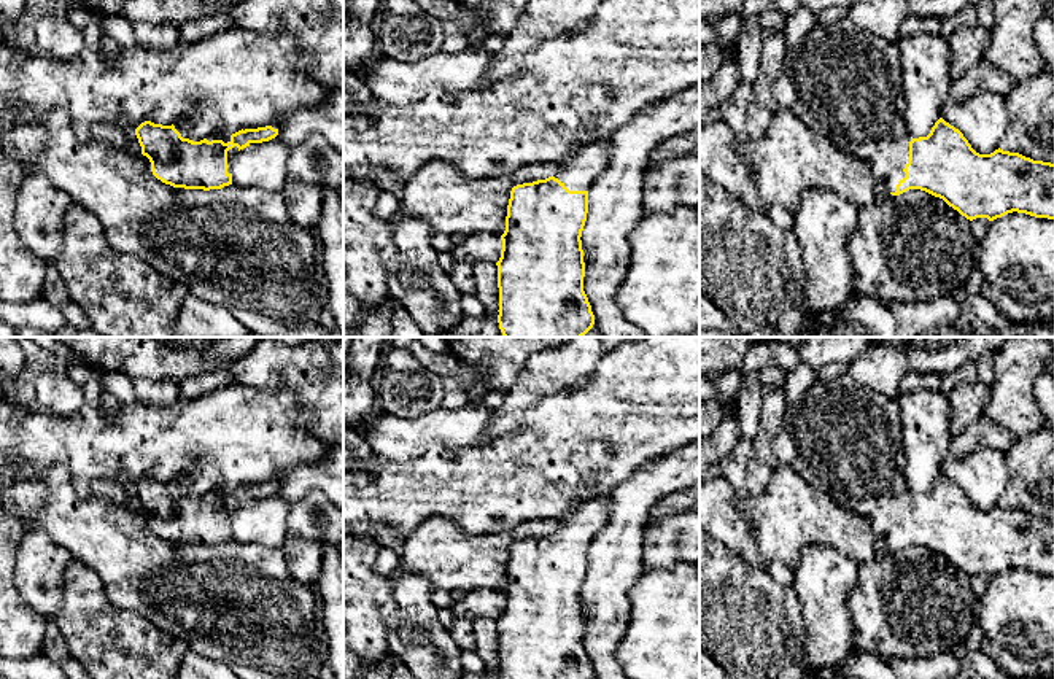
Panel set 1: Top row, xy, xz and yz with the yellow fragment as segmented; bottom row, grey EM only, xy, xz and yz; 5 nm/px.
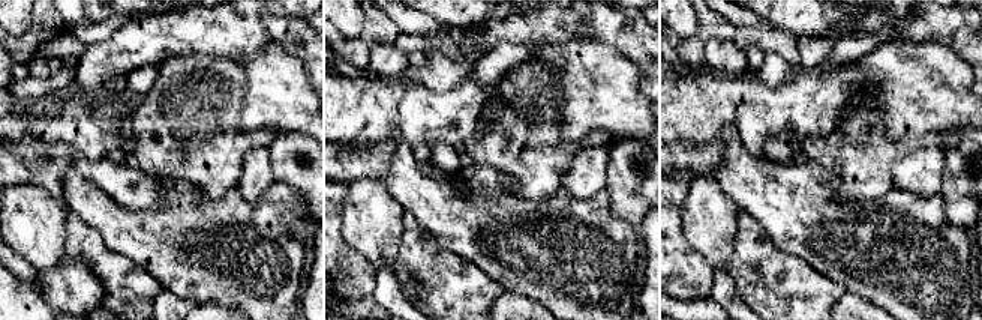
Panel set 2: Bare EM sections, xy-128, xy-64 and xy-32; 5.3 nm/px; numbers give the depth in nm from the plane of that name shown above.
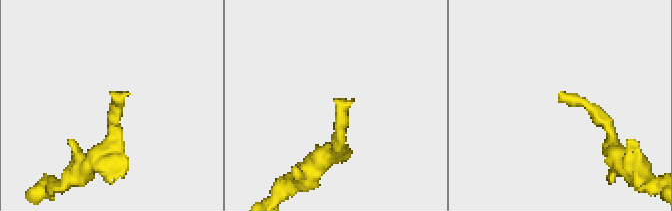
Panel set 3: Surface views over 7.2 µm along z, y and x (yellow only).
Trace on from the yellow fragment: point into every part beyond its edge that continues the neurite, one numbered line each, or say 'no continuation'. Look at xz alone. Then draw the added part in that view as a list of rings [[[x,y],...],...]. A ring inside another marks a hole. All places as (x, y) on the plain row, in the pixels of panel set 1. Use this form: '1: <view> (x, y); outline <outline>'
1: xz (577, 527); outline [[[612,496],[590,498],[556,517],[553,530],[569,547],[588,547],[593,537],[609,523]]]

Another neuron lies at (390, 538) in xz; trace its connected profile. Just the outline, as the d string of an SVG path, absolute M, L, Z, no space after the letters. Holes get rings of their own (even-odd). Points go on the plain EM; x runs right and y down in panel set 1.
M377 525L372 526L372 537L380 547L388 549L401 557L407 536L394 526Z

